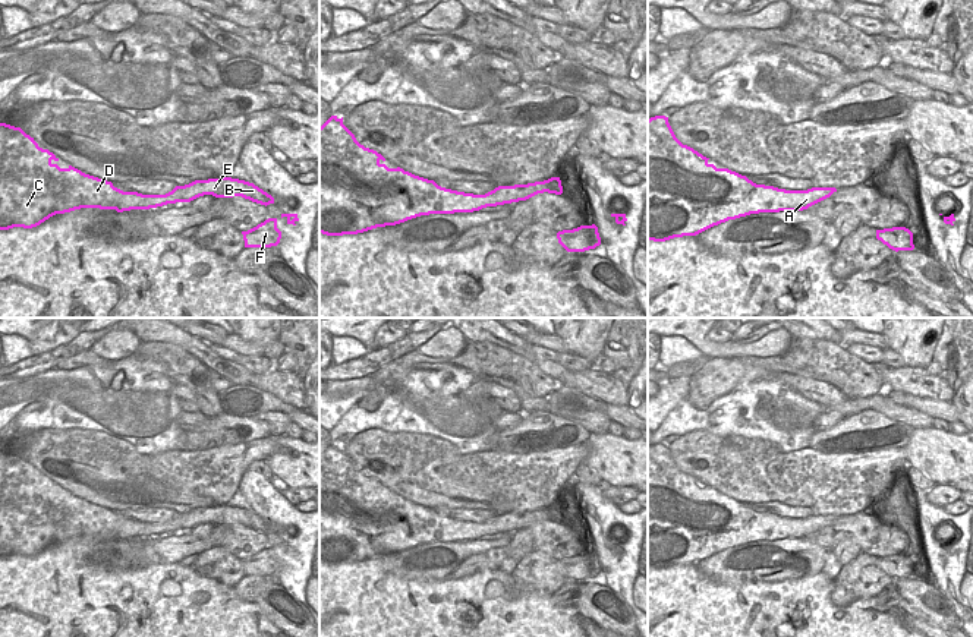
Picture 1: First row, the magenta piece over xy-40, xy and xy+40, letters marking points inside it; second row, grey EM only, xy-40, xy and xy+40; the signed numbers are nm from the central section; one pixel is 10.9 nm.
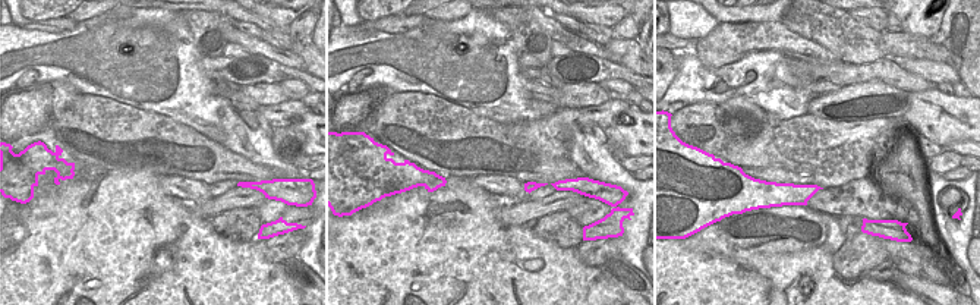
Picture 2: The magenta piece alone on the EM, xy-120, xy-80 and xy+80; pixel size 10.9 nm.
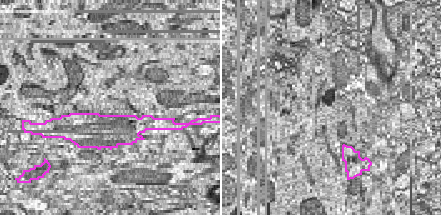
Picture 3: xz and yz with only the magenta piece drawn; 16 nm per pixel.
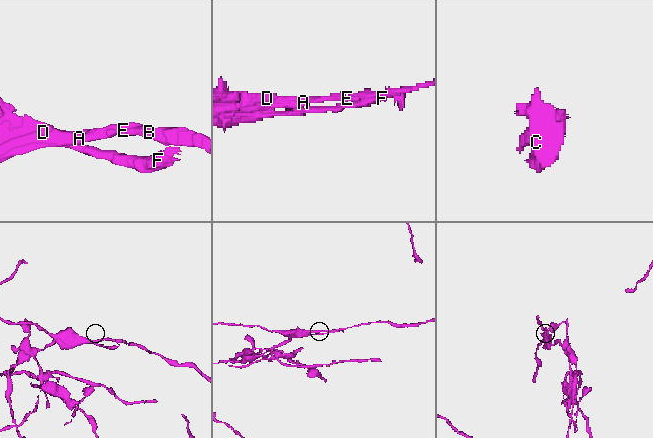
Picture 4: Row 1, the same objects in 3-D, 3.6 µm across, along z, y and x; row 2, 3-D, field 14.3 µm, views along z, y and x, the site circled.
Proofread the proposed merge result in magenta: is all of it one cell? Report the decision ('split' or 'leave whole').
split

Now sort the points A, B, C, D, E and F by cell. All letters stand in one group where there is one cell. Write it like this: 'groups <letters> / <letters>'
groups A B D E / C F

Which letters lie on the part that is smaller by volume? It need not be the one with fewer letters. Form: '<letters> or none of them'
A, B, D, E

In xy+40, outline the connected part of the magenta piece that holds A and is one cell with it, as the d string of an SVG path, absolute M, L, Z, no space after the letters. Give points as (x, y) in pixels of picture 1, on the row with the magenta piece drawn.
M655 116L648 120L648 185L652 182L676 183L696 177L698 186L719 186L728 196L740 196L740 204L755 199L761 212L803 211L829 198L835 187L812 187L785 190L756 185L746 176L728 168L717 168L693 148L683 145L674 135L668 117Z

